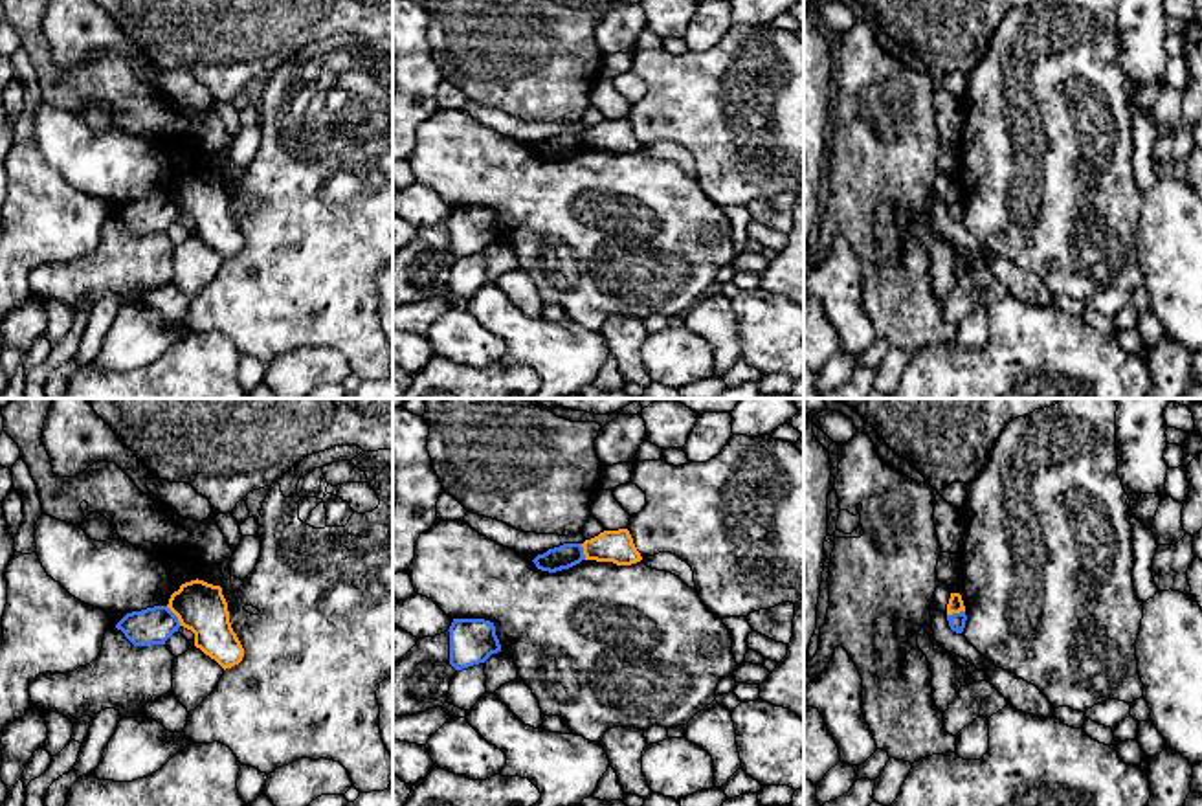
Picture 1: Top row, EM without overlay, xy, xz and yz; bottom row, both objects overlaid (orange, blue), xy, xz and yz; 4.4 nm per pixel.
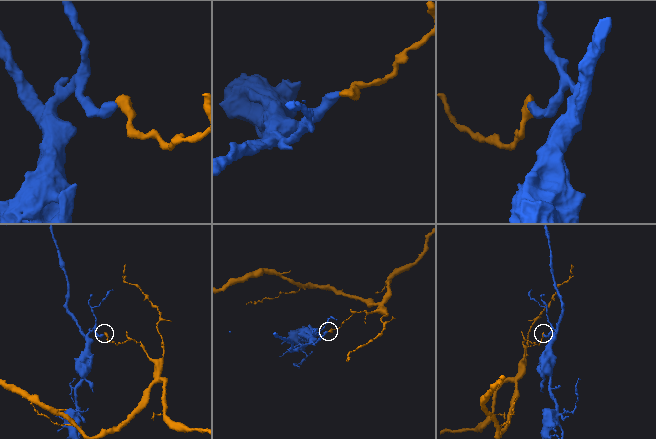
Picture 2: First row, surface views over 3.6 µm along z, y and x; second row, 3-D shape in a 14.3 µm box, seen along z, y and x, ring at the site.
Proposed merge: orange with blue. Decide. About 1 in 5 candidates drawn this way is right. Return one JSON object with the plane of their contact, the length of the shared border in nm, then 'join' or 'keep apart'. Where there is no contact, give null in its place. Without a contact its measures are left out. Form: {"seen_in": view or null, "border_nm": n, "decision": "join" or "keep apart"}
{"seen_in": "xy", "border_nm": 110, "decision": "keep apart"}

